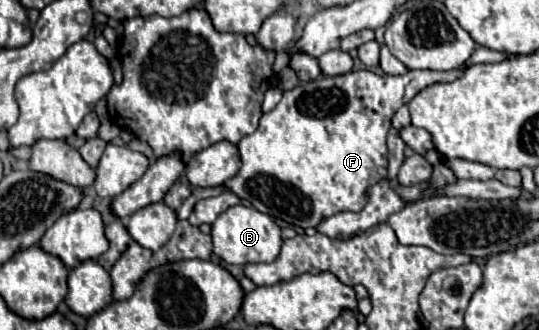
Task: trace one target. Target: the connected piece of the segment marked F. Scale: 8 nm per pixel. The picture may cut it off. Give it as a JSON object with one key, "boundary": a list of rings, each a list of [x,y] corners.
{"boundary":[[[358,70],[300,84],[294,90],[284,92],[274,110],[262,114],[260,126],[254,134],[240,140],[238,150],[242,166],[238,174],[226,182],[226,188],[240,200],[248,200],[256,210],[302,230],[318,226],[320,220],[332,216],[334,212],[360,212],[368,202],[368,188],[386,178],[386,136],[394,112],[410,102],[424,86],[430,86],[432,82],[448,82],[460,74],[462,70],[408,70],[404,76],[376,76],[370,70]]]}

